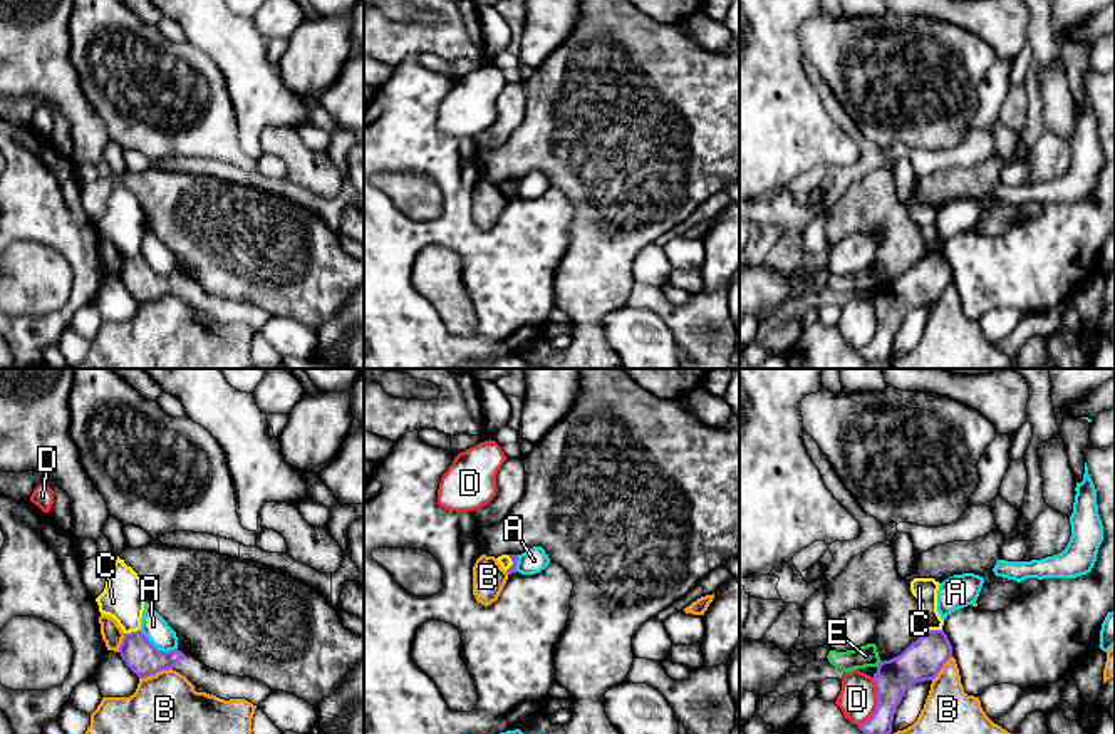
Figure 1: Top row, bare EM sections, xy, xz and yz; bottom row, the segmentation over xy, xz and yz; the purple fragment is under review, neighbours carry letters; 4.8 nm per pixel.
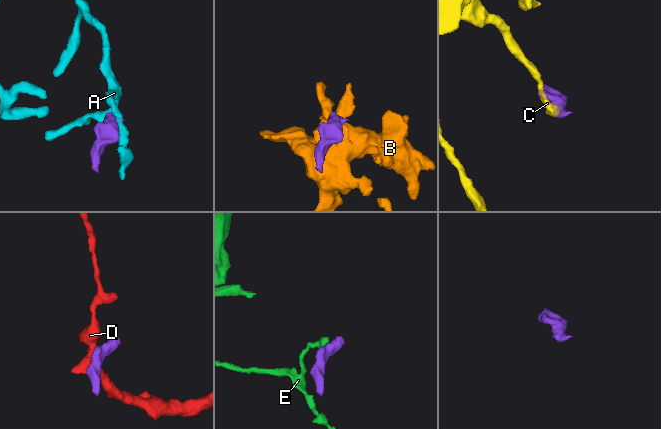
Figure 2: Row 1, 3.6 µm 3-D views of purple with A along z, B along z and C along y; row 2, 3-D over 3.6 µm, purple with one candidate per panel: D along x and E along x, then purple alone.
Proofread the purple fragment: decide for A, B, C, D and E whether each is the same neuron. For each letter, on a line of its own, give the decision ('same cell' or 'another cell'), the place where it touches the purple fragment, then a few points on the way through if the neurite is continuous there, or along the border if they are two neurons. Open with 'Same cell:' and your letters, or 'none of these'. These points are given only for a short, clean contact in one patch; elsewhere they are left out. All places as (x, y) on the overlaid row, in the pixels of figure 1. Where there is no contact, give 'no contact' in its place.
Same cell: none of these
A: another cell; contact xy (156, 649)
B: another cell; contact xy (155, 674)
C: another cell; contact xy (131, 632); border xy (140, 629), (124, 634)
D: another cell; contact yz (877, 702)
E: another cell; contact yz (879, 664); border yz (881, 661), (877, 667)

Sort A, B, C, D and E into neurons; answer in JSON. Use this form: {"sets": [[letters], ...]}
{"sets": [["A"], ["B"], ["C"], ["D"], ["E"]]}

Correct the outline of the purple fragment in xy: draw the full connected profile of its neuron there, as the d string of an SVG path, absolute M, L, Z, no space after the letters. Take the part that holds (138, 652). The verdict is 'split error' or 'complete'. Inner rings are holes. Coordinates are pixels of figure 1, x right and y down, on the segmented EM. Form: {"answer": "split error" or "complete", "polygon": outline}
{"answer": "split error", "polygon": "M141 630L124 633L119 654L139 679L173 669L184 675L194 687L201 687L225 700L245 699L258 706L272 694L272 689L258 679L216 672L196 657L186 657L178 649L169 652L158 650Z"}

